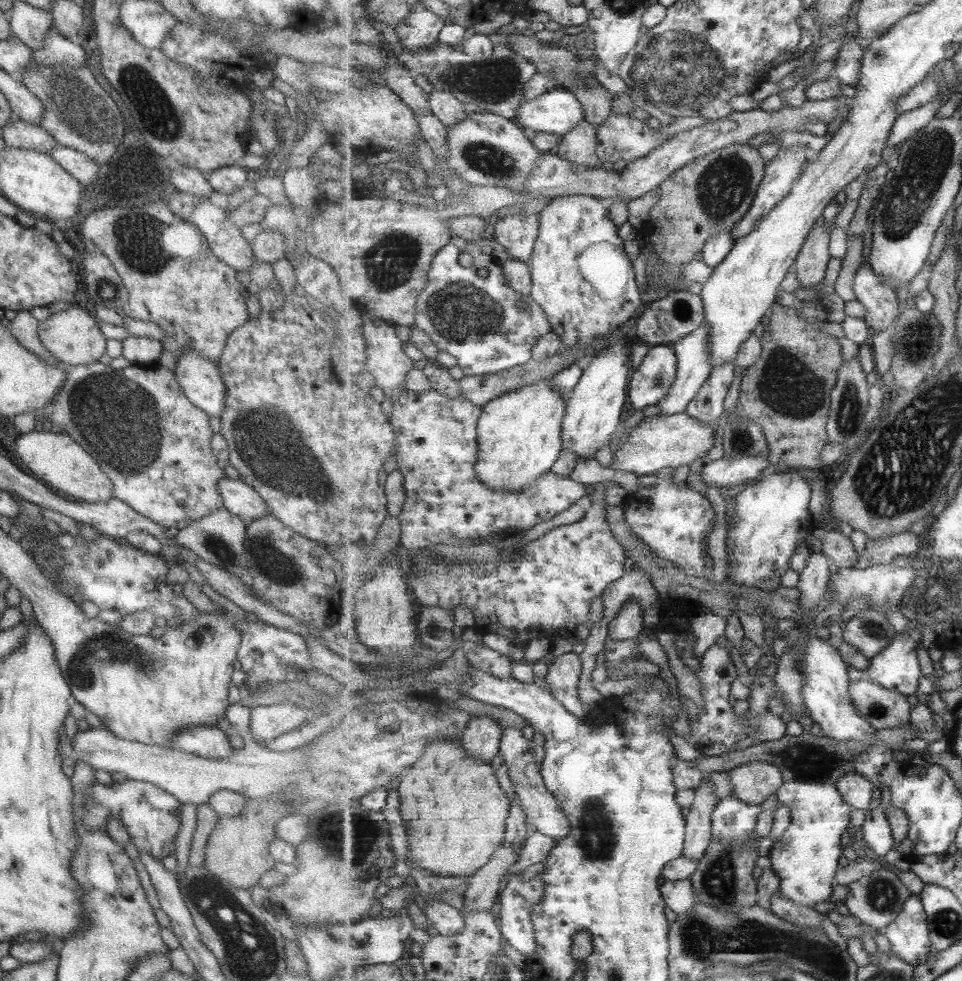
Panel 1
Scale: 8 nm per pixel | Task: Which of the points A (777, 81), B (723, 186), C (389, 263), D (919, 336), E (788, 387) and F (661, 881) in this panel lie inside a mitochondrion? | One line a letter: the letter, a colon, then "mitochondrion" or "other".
A: other
B: mitochondrion
C: mitochondrion
D: mitochondrion
E: mitochondrion
F: other

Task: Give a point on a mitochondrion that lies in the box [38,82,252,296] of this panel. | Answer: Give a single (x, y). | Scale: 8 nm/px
(140, 241)

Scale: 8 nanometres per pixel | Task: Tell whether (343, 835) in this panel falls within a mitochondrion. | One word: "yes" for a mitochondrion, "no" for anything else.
yes

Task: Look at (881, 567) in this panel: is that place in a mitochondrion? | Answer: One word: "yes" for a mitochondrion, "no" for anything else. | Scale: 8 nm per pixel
no

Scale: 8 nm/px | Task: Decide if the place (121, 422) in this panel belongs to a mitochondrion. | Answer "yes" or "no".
yes

